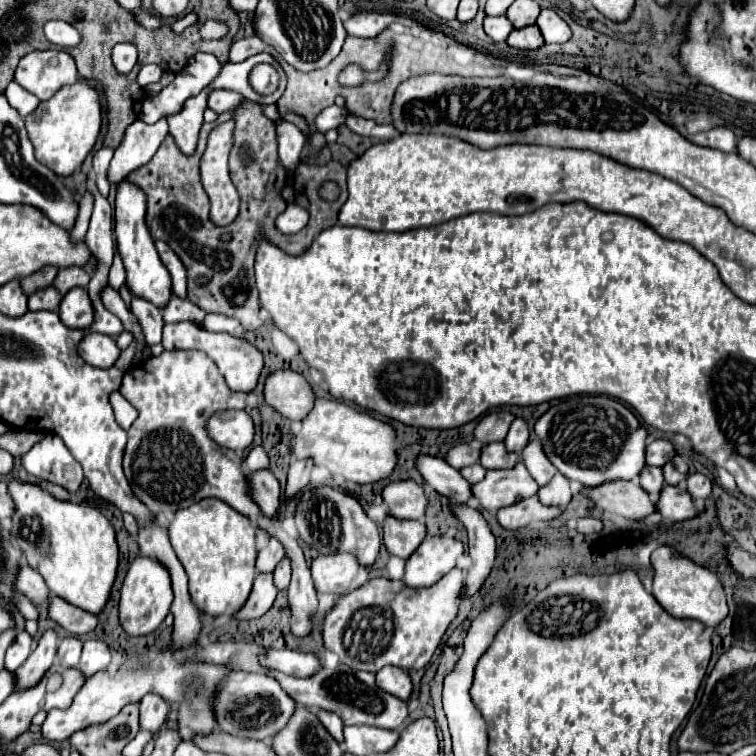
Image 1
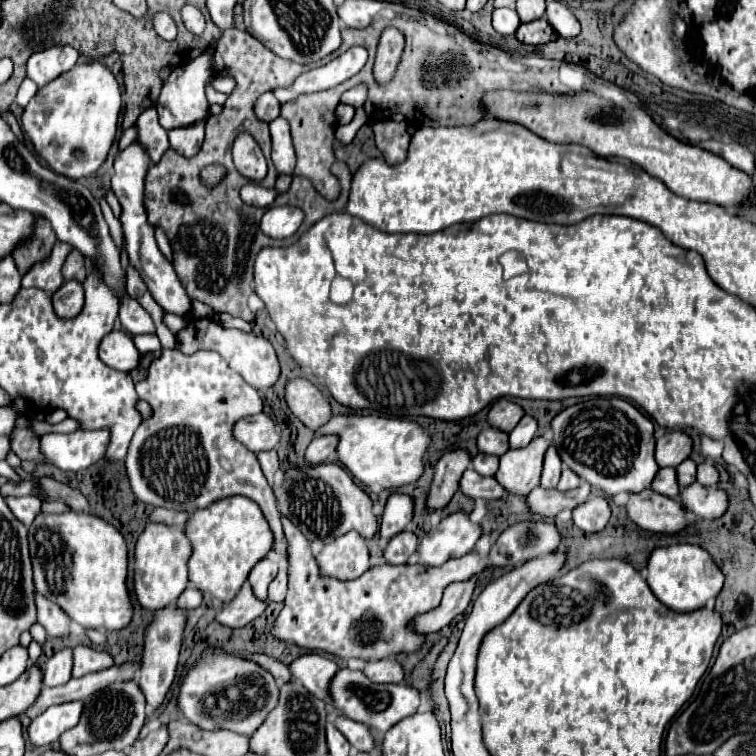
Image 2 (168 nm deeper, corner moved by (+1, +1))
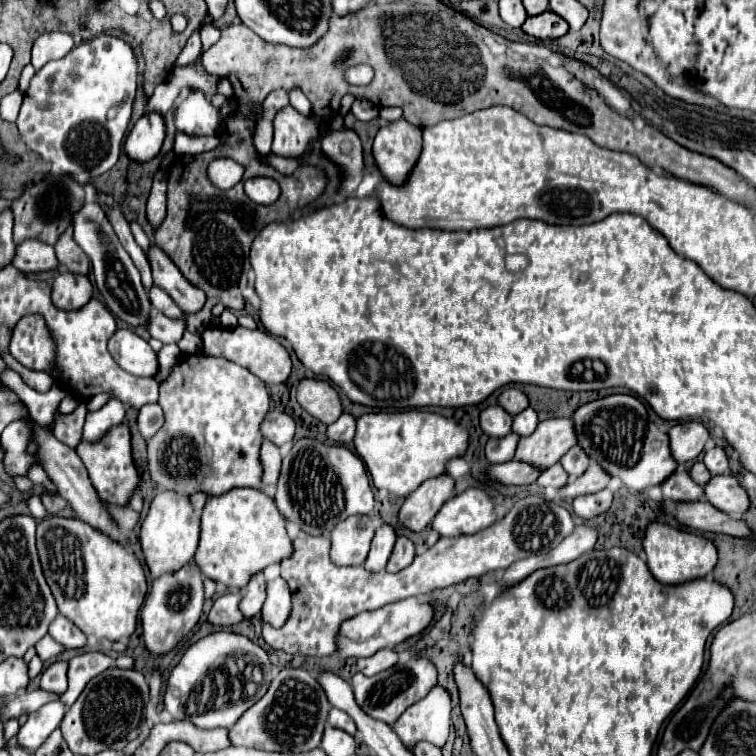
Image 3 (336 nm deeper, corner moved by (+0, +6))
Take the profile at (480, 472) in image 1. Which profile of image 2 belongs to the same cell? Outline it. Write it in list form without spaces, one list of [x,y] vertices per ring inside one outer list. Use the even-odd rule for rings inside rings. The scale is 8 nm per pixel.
[[[478,453],[472,459],[472,465],[474,465],[474,471],[478,471],[480,475],[492,477],[496,473],[496,469],[498,469],[498,459],[494,455],[482,455],[482,453]]]

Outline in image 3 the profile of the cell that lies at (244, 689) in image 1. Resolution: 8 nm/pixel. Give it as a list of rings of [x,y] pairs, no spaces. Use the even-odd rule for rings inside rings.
[[[215,632],[197,640],[171,670],[163,696],[165,710],[175,720],[189,720],[197,728],[229,728],[269,688],[271,662],[259,644],[243,634]]]

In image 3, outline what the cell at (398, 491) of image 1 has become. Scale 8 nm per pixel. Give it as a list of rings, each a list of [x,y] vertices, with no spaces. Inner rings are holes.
[[[381,524],[377,528],[377,534],[371,542],[371,550],[369,550],[369,556],[367,560],[363,562],[365,570],[371,570],[371,572],[377,572],[377,570],[383,570],[389,556],[391,556],[391,550],[393,550],[393,544],[395,544],[395,530],[393,526],[389,524]]]

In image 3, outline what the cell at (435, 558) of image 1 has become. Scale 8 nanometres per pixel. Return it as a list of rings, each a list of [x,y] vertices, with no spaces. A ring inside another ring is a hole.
[[[467,488],[465,492],[457,494],[455,498],[449,498],[443,508],[437,512],[433,520],[433,528],[439,532],[441,538],[447,536],[461,536],[461,534],[475,534],[483,528],[487,528],[491,522],[495,522],[495,504],[487,490],[483,488]]]

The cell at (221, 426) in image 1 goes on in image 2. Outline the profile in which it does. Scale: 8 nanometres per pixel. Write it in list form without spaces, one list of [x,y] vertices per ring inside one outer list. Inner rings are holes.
[[[264,413],[242,417],[238,423],[234,423],[232,435],[234,439],[240,439],[242,445],[254,453],[264,449],[274,449],[280,441],[274,421]]]

